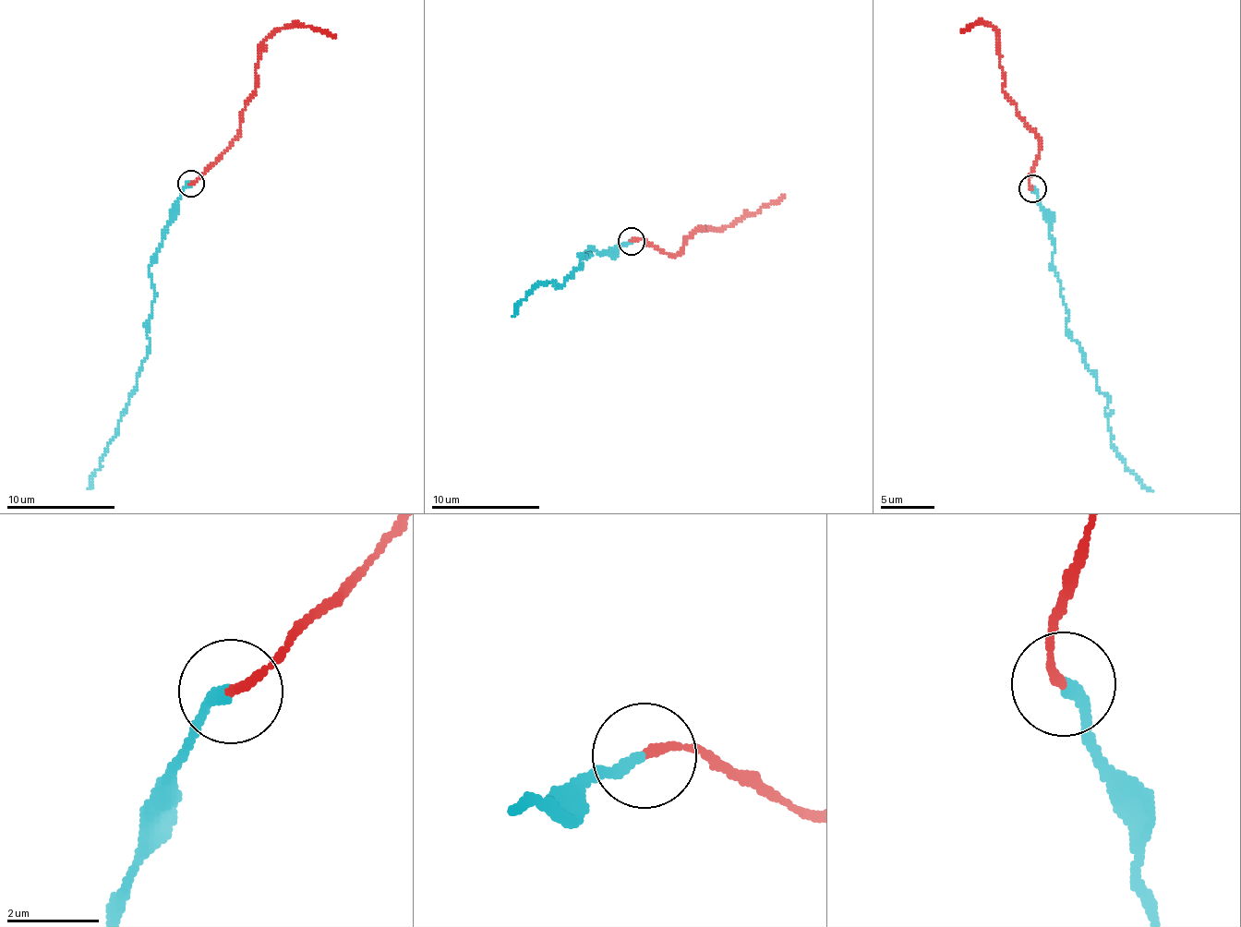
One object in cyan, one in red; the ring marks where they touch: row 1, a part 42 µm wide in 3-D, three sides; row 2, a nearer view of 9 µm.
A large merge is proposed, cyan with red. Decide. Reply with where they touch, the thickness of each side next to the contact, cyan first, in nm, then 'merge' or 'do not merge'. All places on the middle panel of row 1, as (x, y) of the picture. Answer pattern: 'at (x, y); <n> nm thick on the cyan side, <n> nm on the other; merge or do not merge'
at (632, 241); 240 nm thick on the cyan side, 190 nm on the other; merge

